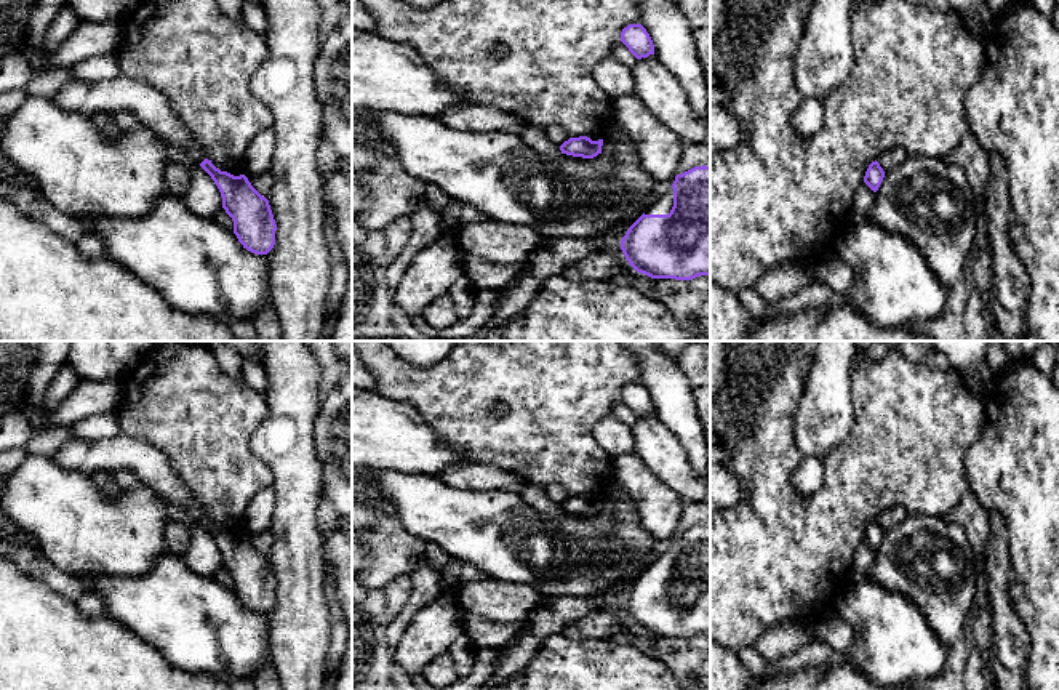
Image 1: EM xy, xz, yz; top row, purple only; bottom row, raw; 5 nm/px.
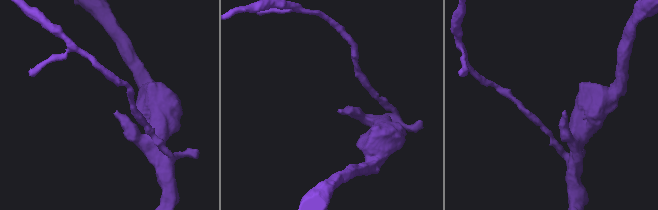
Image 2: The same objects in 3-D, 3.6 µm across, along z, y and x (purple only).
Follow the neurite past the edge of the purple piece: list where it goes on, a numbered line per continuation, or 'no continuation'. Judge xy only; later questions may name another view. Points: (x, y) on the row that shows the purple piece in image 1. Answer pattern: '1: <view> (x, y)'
1: xy (151, 108)

